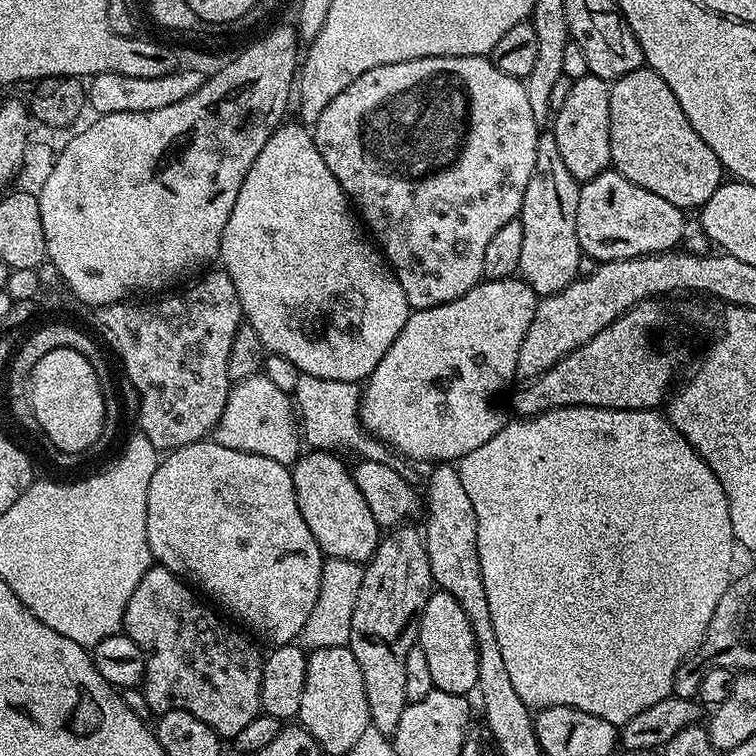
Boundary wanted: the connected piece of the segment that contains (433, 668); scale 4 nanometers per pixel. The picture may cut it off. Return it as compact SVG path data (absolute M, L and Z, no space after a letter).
M439 590L433 591L420 616L418 647L426 654L433 689L446 694L468 696L478 682L478 650L470 618L455 598Z

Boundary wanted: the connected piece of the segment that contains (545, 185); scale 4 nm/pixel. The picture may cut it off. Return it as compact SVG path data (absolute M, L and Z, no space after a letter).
M551 130L541 131L538 154L534 154L534 174L530 174L530 186L526 186L518 217L522 222L522 258L518 276L536 291L537 297L553 296L581 275L582 253L576 225L579 197L580 184L566 170L554 134Z

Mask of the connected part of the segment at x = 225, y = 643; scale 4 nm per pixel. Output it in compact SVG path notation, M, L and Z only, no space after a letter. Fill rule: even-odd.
M153 566L146 570L146 574L142 574L142 582L134 586L130 602L126 602L123 631L144 655L142 687L153 714L169 712L175 708L186 710L194 714L194 718L202 718L202 722L206 722L206 726L210 726L210 730L217 732L221 738L234 738L242 734L244 727L254 722L256 716L261 715L260 691L264 656L243 636L243 631L235 632L231 623L223 624L207 606L209 607L169 568Z

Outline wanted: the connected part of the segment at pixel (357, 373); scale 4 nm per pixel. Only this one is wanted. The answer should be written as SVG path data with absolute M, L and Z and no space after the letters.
M295 123L281 124L274 135L268 139L266 146L262 146L262 154L254 158L254 166L250 166L246 174L246 182L242 182L242 190L238 190L234 210L230 210L230 222L226 222L226 230L222 230L219 263L222 265L223 272L234 282L234 290L238 290L238 302L244 311L244 320L250 326L254 326L254 334L262 338L265 349L271 355L281 356L294 362L294 366L298 366L300 373L306 376L334 378L334 382L351 384L364 382L378 366L378 362L382 362L394 338L402 334L402 326L406 326L410 309L406 302L406 294L402 291L398 278L388 267L388 261L384 259L379 247L374 246L373 241L362 231L357 213L350 207L349 198L342 190L338 178L330 174L330 166L326 166L318 150L315 135L303 123Z

